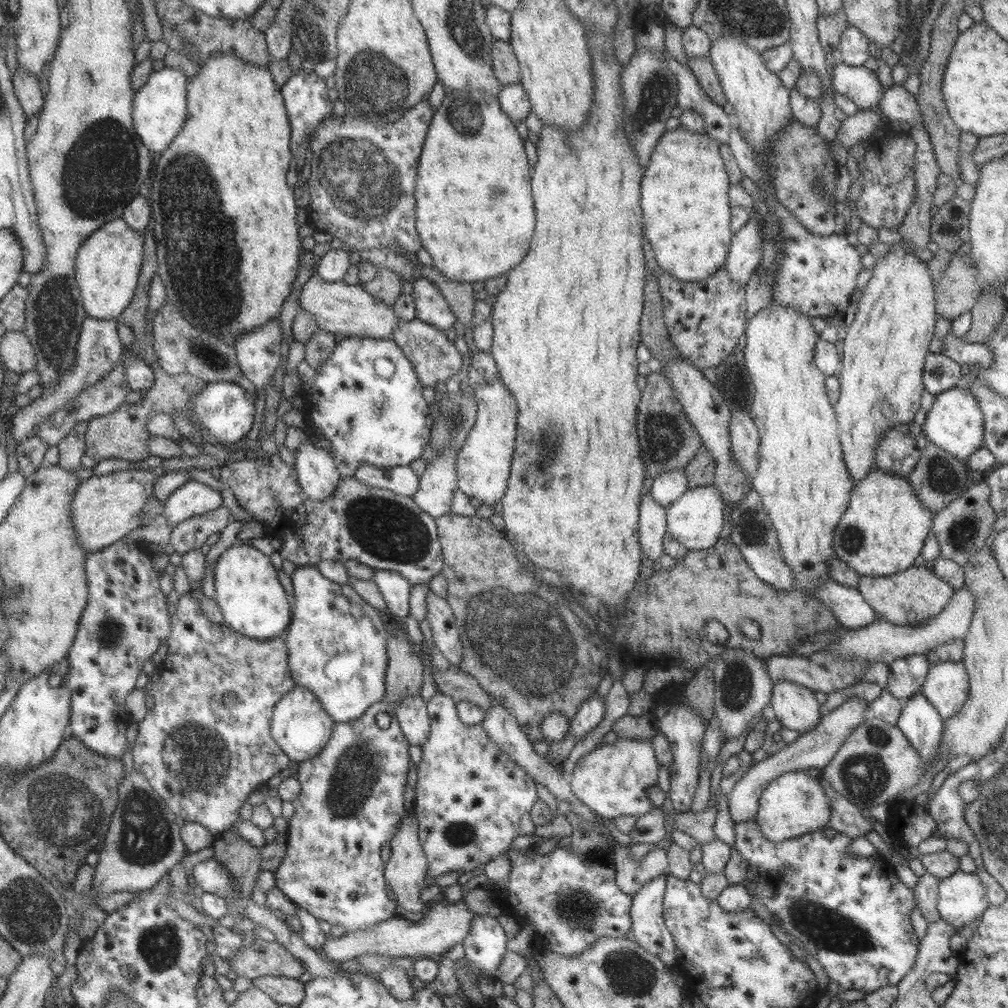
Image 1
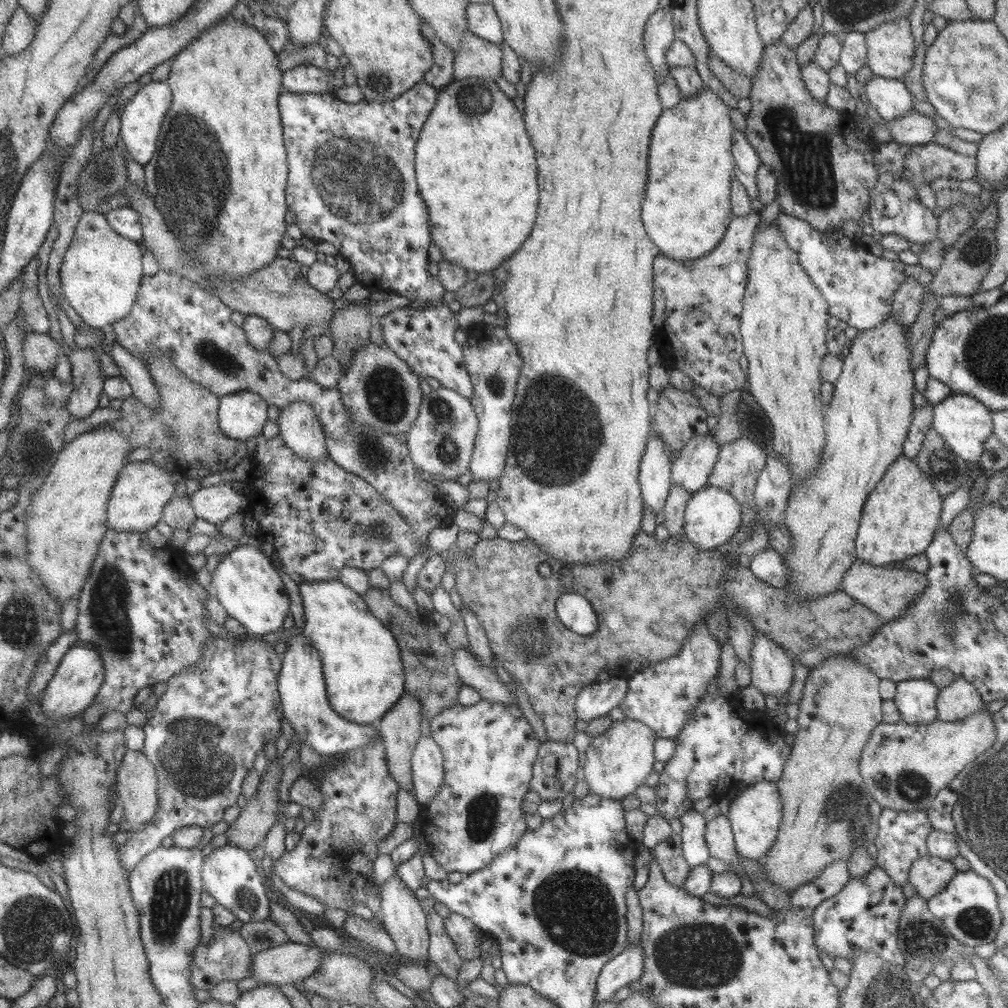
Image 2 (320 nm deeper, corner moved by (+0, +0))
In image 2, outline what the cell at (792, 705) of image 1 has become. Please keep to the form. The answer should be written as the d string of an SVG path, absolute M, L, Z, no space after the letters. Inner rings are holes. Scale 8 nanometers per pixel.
M757 632L749 656L750 684L764 696L771 694L782 700L793 680L790 656L768 636Z

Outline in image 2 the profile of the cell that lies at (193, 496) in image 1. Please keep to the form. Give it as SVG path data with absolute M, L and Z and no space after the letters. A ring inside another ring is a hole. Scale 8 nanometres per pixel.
M230 483L199 487L188 499L196 516L214 525L249 506L244 493L234 490Z

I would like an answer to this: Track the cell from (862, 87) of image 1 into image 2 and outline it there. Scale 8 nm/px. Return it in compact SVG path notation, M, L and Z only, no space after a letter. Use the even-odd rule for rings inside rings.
M873 74L863 86L867 104L875 109L881 120L895 120L913 109L915 100L901 80Z

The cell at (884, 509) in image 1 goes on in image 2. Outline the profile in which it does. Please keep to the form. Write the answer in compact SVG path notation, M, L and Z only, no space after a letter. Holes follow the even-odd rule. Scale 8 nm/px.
M901 454L889 465L865 500L865 506L861 511L861 522L858 524L857 540L855 540L857 558L873 566L885 567L891 566L898 560L923 553L940 526L942 497L935 490L930 478L916 465L914 459Z

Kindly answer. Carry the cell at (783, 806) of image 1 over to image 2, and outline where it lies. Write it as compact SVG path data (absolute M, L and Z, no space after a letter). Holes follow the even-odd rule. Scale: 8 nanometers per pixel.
M760 781L747 785L743 792L730 801L726 813L734 837L734 850L743 859L761 860L777 838L779 822L781 822L781 797L773 782Z

